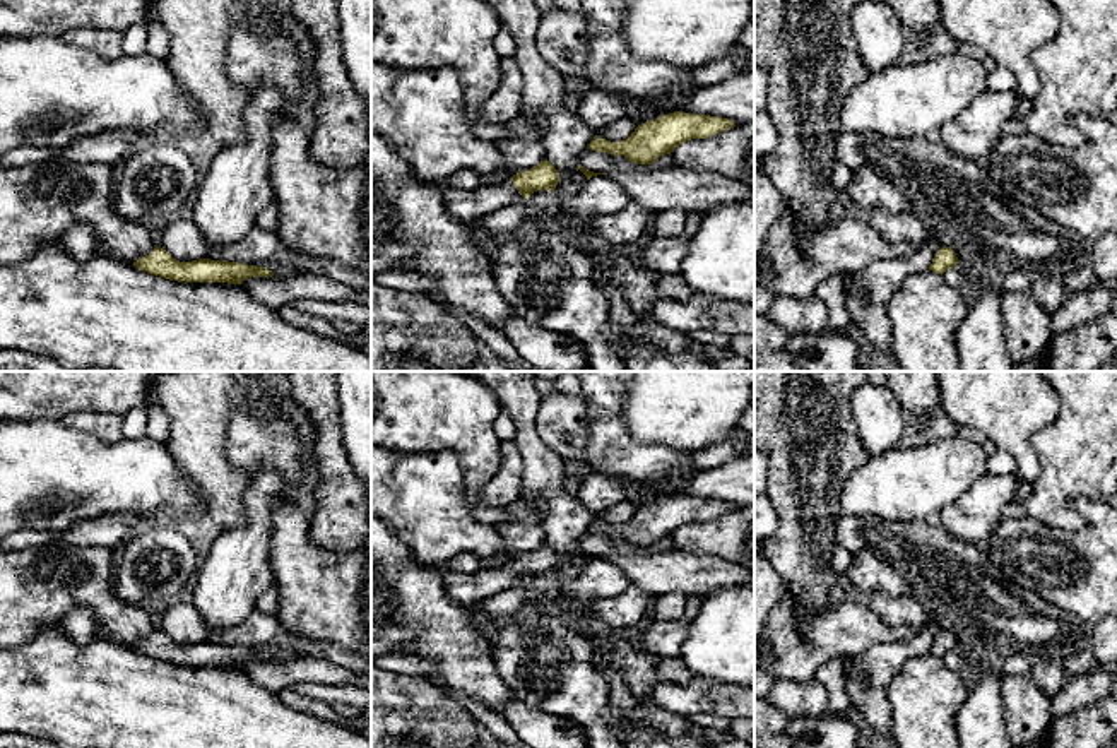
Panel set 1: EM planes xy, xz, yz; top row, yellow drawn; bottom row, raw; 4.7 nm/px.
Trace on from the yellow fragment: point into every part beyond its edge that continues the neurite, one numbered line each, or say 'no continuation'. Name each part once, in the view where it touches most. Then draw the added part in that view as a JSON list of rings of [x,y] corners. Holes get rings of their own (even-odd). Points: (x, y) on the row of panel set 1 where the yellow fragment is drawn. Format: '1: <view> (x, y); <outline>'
1: xz (471, 206); [[[511,178],[486,181],[474,190],[464,192],[438,183],[443,193],[446,212],[462,223],[479,223],[484,216],[506,207],[523,197],[518,193]]]

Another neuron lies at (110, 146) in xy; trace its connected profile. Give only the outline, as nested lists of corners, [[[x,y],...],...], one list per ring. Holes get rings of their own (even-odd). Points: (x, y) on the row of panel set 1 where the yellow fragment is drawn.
[[[120,128],[87,134],[60,147],[55,161],[118,164],[132,154],[132,142],[140,135]]]

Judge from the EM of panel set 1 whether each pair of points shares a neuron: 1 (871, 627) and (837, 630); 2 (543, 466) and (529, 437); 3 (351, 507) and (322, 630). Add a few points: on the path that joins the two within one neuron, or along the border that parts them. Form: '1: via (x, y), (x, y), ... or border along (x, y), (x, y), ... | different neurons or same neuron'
1: via (862, 629), (845, 629) | same neuron
2: via (537, 459), (529, 444) | same neuron
3: border along (308, 529), (317, 545), (327, 550), (353, 553) | different neurons

